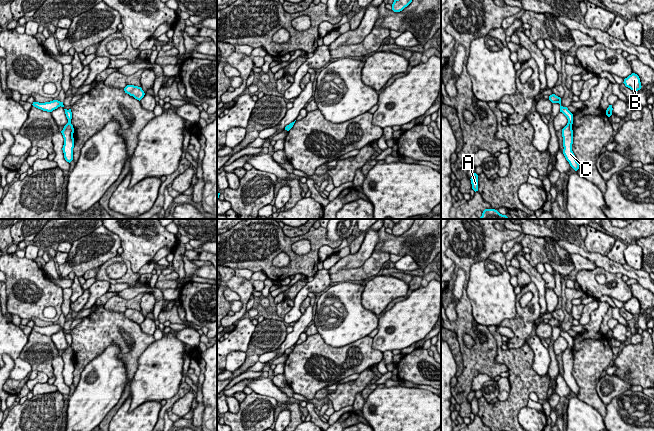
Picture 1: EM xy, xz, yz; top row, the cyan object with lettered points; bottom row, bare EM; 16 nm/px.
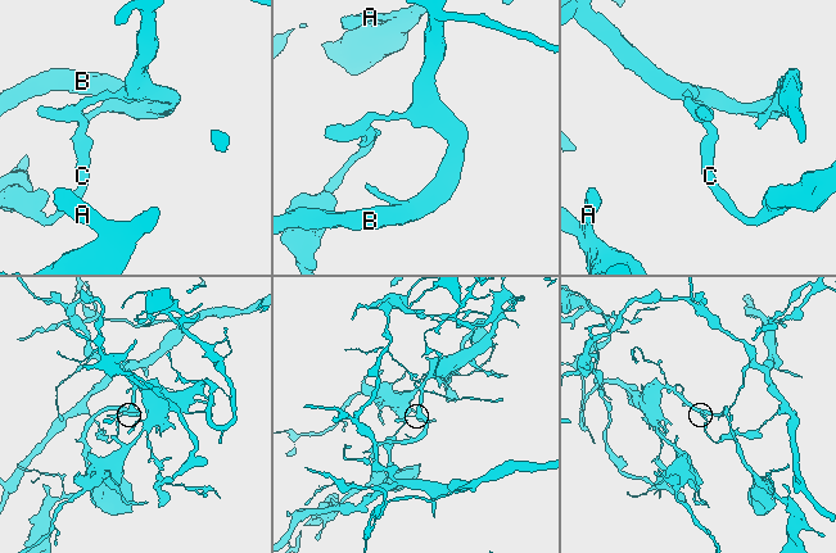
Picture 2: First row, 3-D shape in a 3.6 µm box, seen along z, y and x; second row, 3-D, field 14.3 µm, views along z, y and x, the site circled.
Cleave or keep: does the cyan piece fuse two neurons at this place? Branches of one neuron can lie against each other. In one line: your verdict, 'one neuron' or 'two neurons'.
two neurons

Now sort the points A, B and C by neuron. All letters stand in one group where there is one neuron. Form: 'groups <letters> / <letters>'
groups A B / C

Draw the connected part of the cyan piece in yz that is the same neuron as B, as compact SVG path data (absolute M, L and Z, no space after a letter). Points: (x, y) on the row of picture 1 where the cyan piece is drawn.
M632 73L627 78L625 78L623 83L625 84L626 87L630 88L633 91L638 91L642 87L640 78L635 73Z

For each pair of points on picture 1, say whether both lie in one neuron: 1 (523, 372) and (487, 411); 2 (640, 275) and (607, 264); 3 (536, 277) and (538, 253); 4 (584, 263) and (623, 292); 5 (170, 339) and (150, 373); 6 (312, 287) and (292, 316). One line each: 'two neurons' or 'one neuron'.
1: one neuron
2: one neuron
3: two neurons
4: two neurons
5: one neuron
6: one neuron

